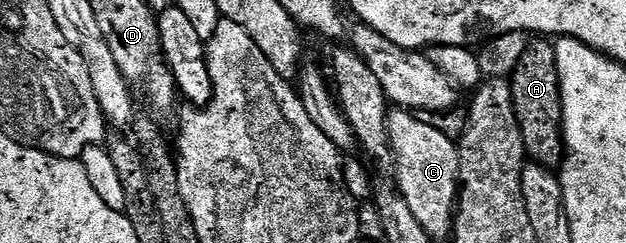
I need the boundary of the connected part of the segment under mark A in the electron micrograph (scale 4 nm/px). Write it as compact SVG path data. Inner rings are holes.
M546 39L527 40L524 56L508 80L527 158L535 165L557 170L566 160L566 140L562 137L562 92L553 44Z

